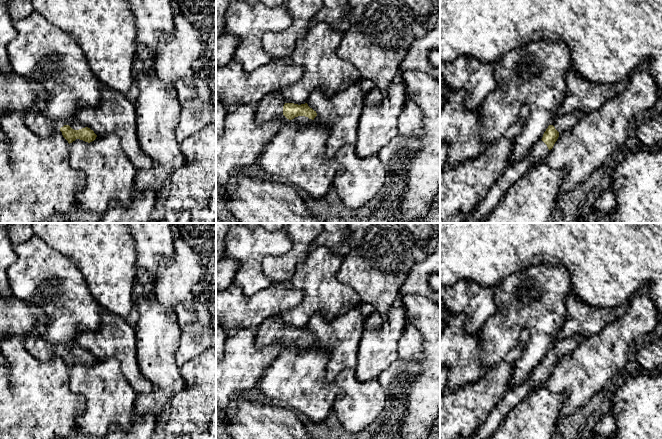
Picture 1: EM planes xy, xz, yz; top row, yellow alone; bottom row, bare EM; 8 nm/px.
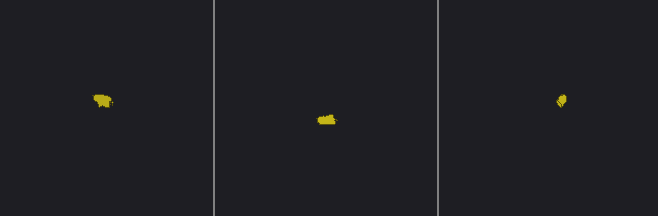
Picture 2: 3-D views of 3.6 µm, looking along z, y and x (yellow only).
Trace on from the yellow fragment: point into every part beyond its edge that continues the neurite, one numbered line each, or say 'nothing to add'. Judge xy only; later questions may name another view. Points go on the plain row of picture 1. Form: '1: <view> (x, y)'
1: xy (75, 348)

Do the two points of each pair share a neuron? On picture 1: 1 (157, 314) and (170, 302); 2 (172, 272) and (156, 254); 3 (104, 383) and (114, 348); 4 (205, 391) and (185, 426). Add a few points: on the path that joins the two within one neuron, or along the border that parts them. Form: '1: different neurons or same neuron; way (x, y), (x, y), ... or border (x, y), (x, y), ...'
1: different neurons; border (153, 296), (161, 305), (173, 310)
2: different neurons; border (173, 238), (173, 255), (161, 261), (154, 281)
3: different neurons; border (97, 359), (114, 358), (125, 376)
4: same neuron; way (197, 400), (185, 414), (185, 417)

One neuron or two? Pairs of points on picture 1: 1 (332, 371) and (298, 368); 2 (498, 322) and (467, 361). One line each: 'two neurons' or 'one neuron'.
1: two neurons
2: two neurons

